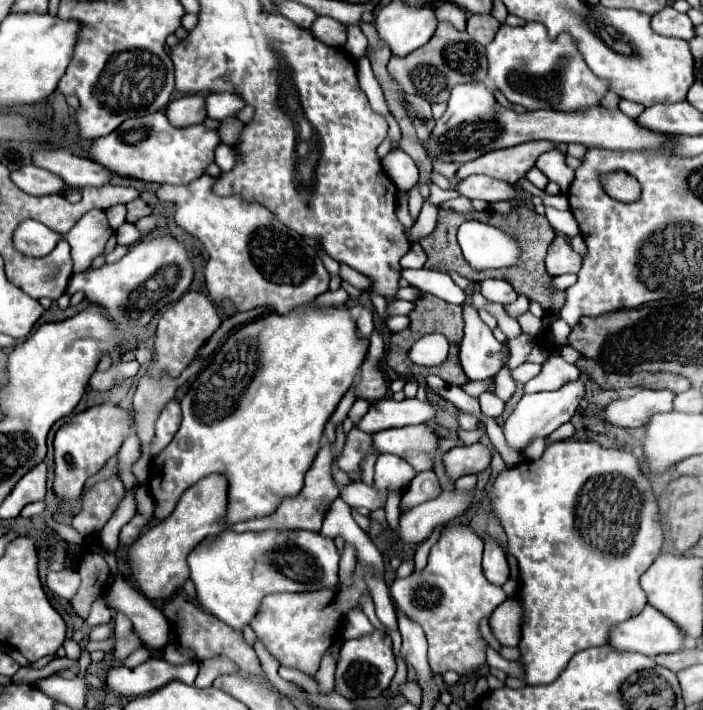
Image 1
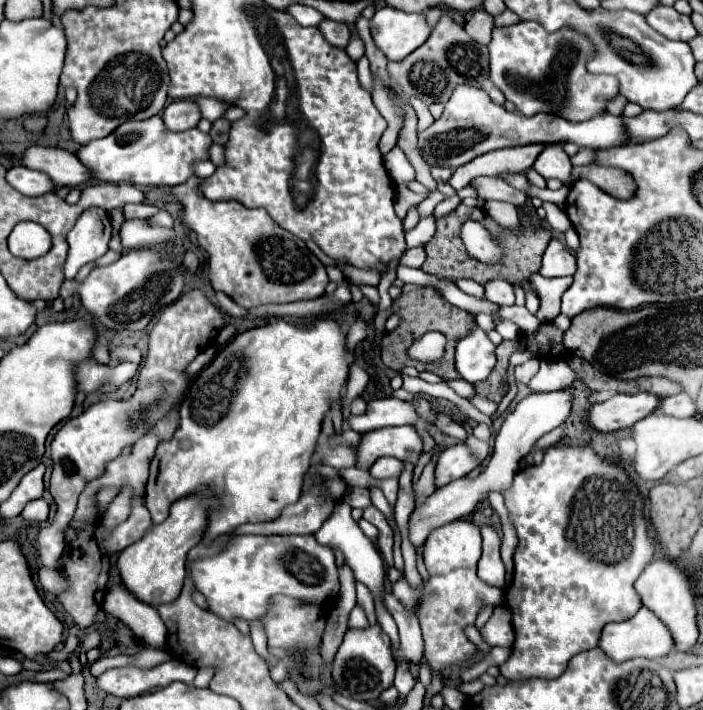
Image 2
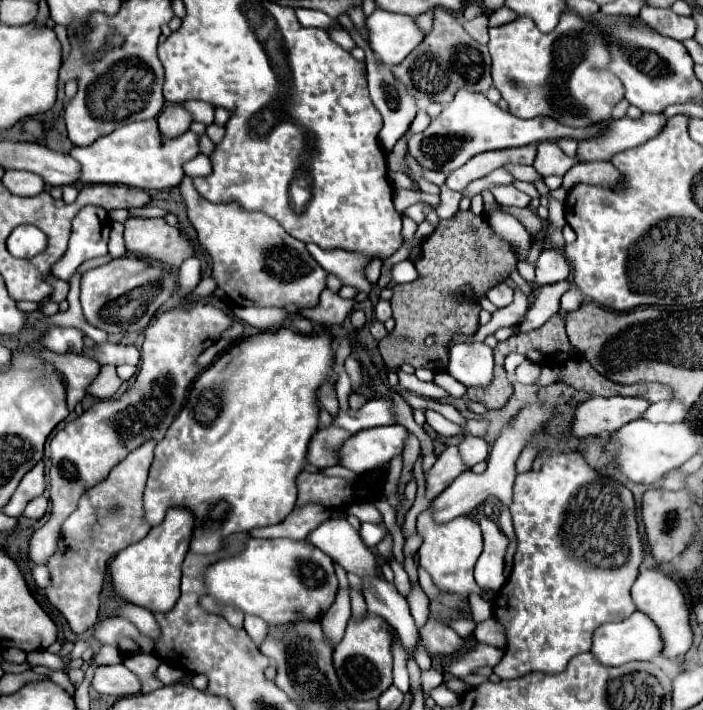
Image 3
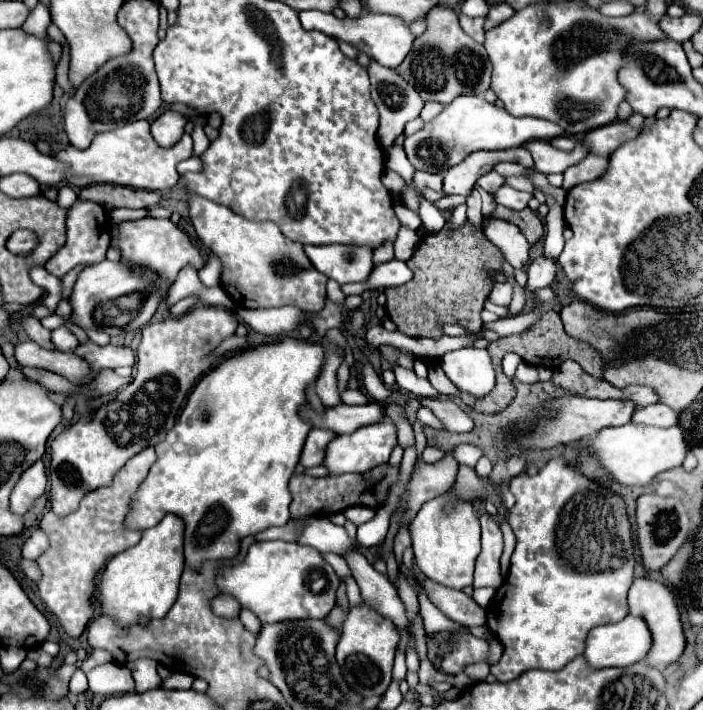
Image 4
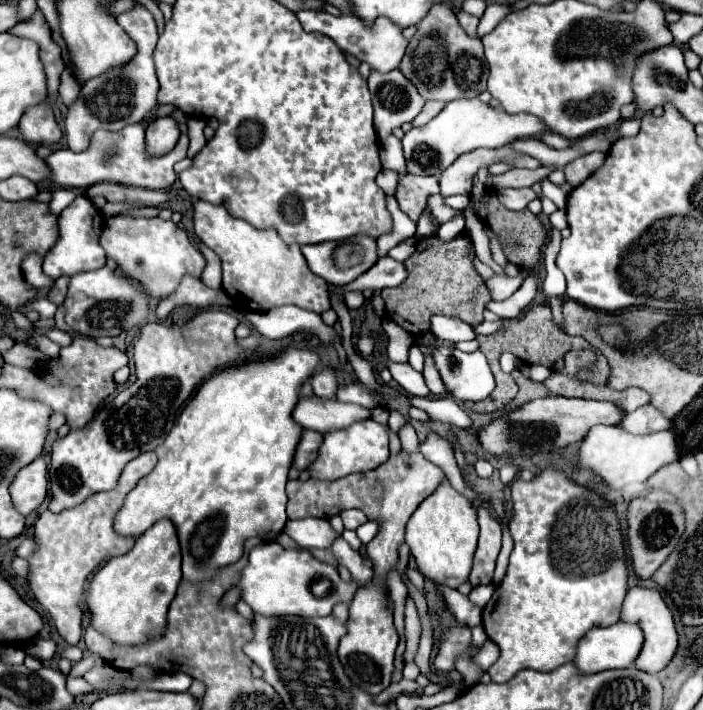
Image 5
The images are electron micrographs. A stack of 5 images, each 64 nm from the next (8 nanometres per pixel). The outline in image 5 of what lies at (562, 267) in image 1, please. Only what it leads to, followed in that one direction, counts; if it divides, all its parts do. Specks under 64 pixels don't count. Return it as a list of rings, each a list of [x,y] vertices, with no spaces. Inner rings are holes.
[[[536,266],[536,268],[530,270],[530,276],[524,280],[524,284],[508,300],[504,300],[504,302],[488,302],[486,308],[490,312],[494,312],[496,316],[500,316],[500,318],[518,318],[518,314],[534,300],[540,284],[542,284],[540,266]]]

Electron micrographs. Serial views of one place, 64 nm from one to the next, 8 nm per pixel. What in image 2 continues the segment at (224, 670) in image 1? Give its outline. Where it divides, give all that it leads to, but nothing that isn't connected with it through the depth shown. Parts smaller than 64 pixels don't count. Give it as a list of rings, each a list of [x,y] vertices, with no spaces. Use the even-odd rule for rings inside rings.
[[[200,668],[196,678],[194,678],[194,686],[196,688],[208,688],[208,684],[210,684],[210,680],[214,676],[214,670],[216,668]]]

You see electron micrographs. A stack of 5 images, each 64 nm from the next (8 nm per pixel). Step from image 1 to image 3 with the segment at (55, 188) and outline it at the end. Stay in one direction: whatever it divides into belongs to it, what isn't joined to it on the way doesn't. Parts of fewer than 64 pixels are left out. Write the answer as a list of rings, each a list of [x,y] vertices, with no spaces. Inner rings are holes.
[[[6,170],[4,184],[16,196],[38,196],[46,188],[42,176],[26,170]]]

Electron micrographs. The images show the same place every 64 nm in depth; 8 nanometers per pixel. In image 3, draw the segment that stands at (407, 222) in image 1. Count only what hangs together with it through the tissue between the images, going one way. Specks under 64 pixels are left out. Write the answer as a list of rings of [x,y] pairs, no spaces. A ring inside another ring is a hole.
[[[397,189],[394,195],[394,207],[399,214],[406,208],[420,202],[427,202],[434,208],[440,203],[439,195],[430,195],[424,192],[415,192],[410,189]]]

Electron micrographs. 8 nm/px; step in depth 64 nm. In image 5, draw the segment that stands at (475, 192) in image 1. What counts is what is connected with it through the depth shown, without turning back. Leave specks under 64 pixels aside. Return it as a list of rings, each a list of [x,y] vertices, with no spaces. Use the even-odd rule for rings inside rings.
[[[498,188],[496,190],[498,200],[510,208],[510,210],[524,210],[528,206],[528,202],[532,202],[534,190],[532,188],[522,188],[522,190],[512,190],[512,188]]]

